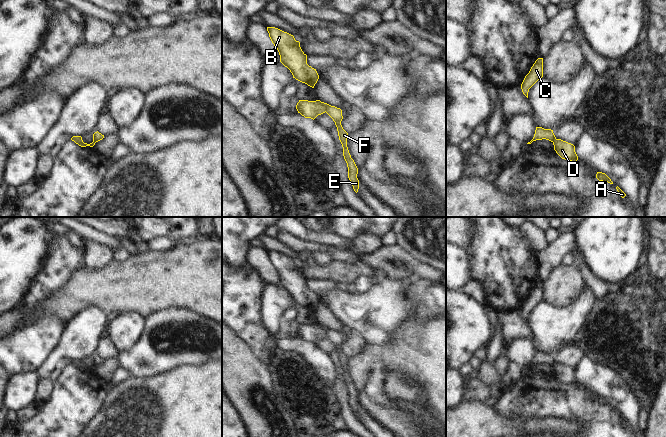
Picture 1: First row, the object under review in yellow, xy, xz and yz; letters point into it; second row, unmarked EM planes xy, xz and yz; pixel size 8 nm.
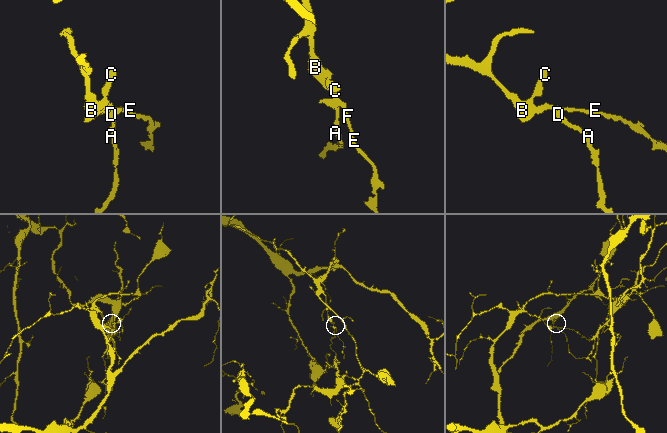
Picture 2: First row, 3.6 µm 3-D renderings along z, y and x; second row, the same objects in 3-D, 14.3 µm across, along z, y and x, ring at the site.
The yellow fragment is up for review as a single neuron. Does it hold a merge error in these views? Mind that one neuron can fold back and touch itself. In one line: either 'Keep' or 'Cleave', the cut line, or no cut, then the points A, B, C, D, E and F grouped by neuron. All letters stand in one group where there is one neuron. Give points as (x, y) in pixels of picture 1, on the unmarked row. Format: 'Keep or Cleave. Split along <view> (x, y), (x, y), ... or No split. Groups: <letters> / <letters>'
Cleave. Split along xz (321, 326), (326, 335). Groups: A D / B C E F

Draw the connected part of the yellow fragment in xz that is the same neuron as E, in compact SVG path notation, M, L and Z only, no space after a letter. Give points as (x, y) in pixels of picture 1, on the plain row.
M322 326L322 328L325 331L326 337L333 343L337 351L339 364L343 371L343 380L348 391L348 402L353 410L354 415L357 417L359 413L359 404L357 402L358 392L354 384L351 382L351 379L347 371L348 357L343 353L341 349L341 345L343 343L342 334L340 332L331 330L324 326Z

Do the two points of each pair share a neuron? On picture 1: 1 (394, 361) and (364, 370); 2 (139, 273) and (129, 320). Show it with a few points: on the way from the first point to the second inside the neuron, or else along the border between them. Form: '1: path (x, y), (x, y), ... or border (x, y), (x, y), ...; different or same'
1: path (387, 365), (382, 368), (371, 368); same
2: border (119, 312), (138, 312), (144, 318); different

